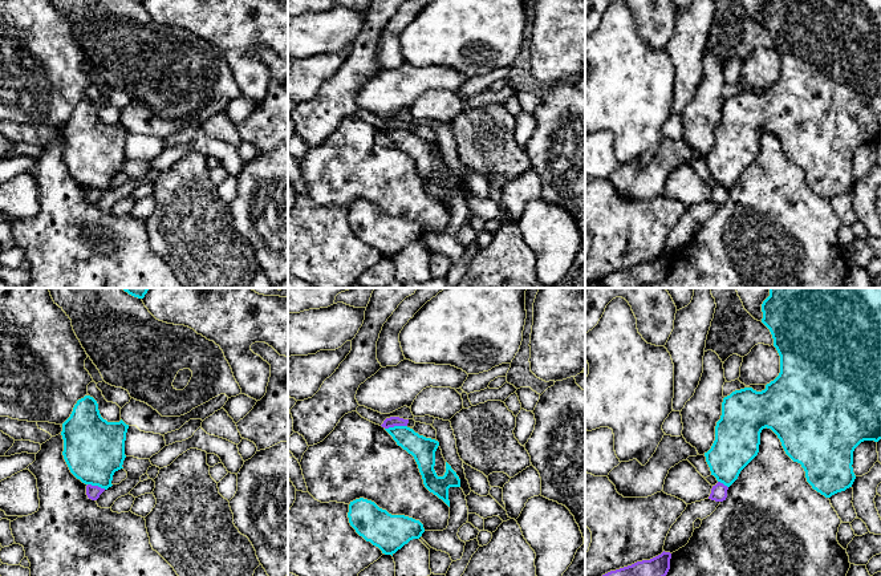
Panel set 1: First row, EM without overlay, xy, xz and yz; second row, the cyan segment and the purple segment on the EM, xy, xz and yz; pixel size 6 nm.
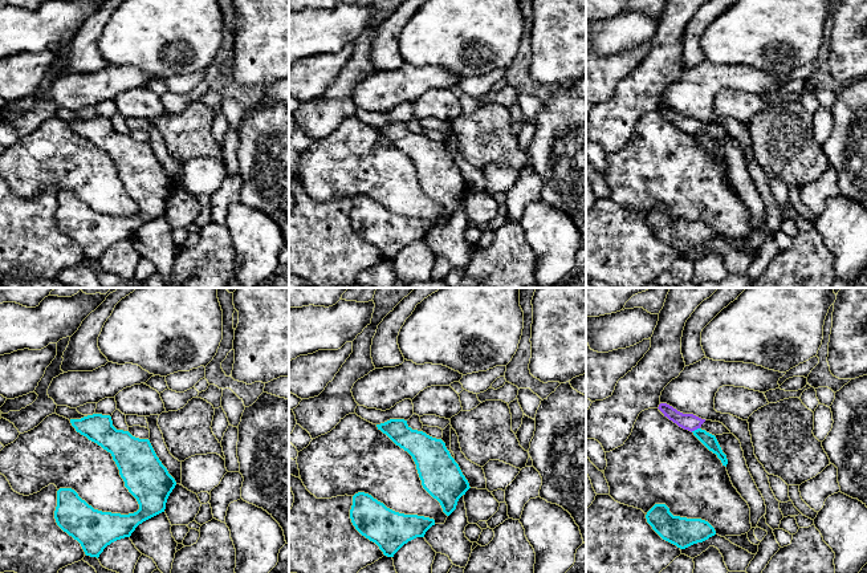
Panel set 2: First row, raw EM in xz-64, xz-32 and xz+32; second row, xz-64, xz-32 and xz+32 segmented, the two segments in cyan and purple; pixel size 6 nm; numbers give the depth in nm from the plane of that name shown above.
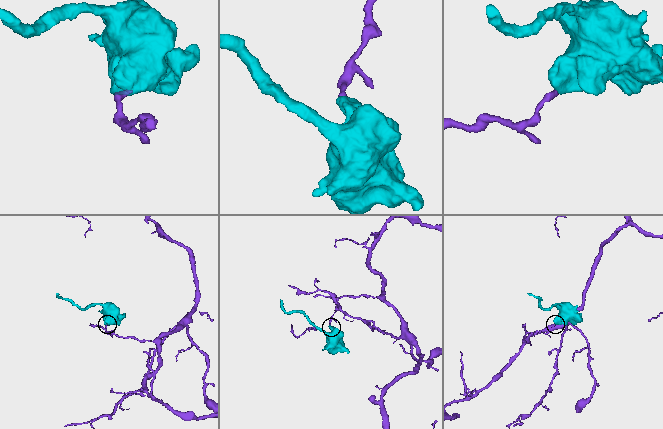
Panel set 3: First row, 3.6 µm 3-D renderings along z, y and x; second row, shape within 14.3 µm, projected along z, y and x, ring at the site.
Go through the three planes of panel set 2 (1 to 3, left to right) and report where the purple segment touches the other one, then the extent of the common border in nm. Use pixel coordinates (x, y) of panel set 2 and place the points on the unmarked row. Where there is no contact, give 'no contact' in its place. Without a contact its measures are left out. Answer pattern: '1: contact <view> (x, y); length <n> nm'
1: no contact
2: no contact
3: contact xz+32 (695, 133); length 60 nm

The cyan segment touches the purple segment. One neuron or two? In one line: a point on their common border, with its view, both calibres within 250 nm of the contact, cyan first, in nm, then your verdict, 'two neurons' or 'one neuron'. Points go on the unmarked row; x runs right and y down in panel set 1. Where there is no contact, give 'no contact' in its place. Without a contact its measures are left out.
xz (396, 129) | 150/60 nm | two neurons

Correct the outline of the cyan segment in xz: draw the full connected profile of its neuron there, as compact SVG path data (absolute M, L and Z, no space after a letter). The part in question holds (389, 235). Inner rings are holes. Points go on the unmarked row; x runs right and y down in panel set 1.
M364 200L350 204L348 220L360 239L378 250L382 256L391 259L425 235L419 223L405 218L391 218Z

